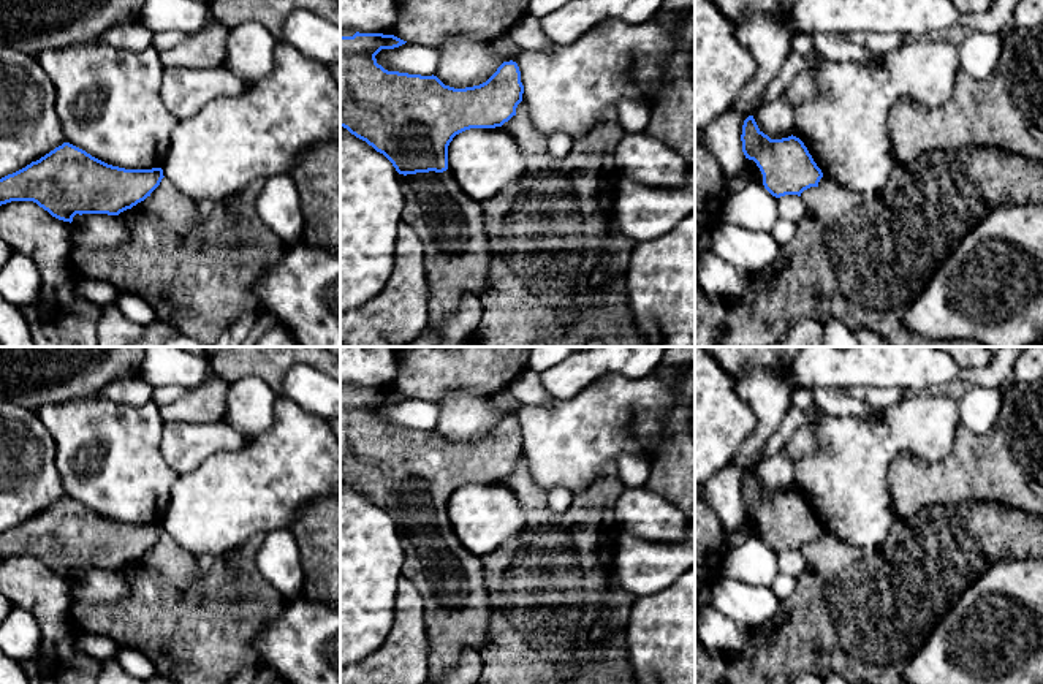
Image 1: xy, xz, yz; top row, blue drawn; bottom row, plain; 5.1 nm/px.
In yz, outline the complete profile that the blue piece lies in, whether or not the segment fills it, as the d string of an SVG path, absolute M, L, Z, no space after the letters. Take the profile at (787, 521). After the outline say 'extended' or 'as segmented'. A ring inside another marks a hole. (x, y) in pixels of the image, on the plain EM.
M753 470L742 480L742 507L753 515L763 529L764 543L776 553L798 549L818 542L823 532L804 497L796 491L771 494L764 489Z; as segmented

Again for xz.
M359 388L340 391L340 481L356 492L366 496L377 507L383 508L399 529L443 527L448 524L448 500L453 492L470 483L502 481L513 470L522 456L524 440L516 416L503 416L497 426L483 439L454 443L445 440L437 431L408 429L388 426L377 418L375 410L381 404L394 404L407 396L383 388Z; as segmented

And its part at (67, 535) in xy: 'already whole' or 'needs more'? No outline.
already whole

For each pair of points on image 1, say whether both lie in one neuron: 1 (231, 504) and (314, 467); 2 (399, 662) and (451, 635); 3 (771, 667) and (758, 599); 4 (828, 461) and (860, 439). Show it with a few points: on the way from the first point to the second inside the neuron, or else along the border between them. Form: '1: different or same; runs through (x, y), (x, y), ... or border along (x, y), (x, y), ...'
1: same; runs through (252, 493), (279, 471), (293, 467)
2: same; runs through (420, 640), (420, 607), (424, 604), (429, 613)
3: different; border along (782, 602), (766, 621), (752, 629)
4: same; runs through (836, 461), (852, 447)

